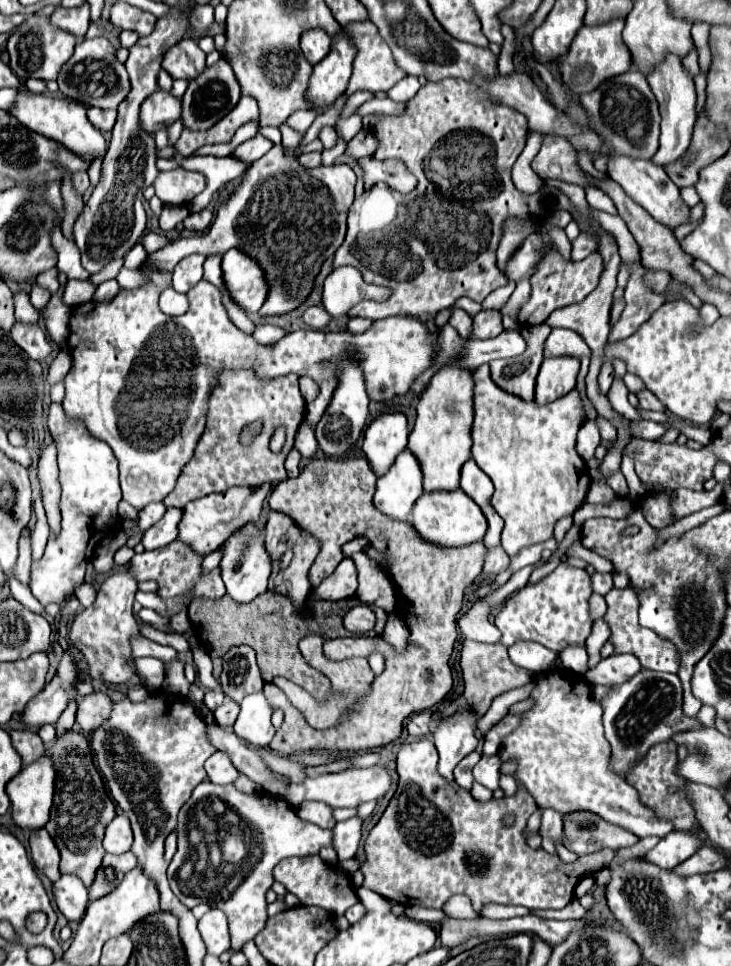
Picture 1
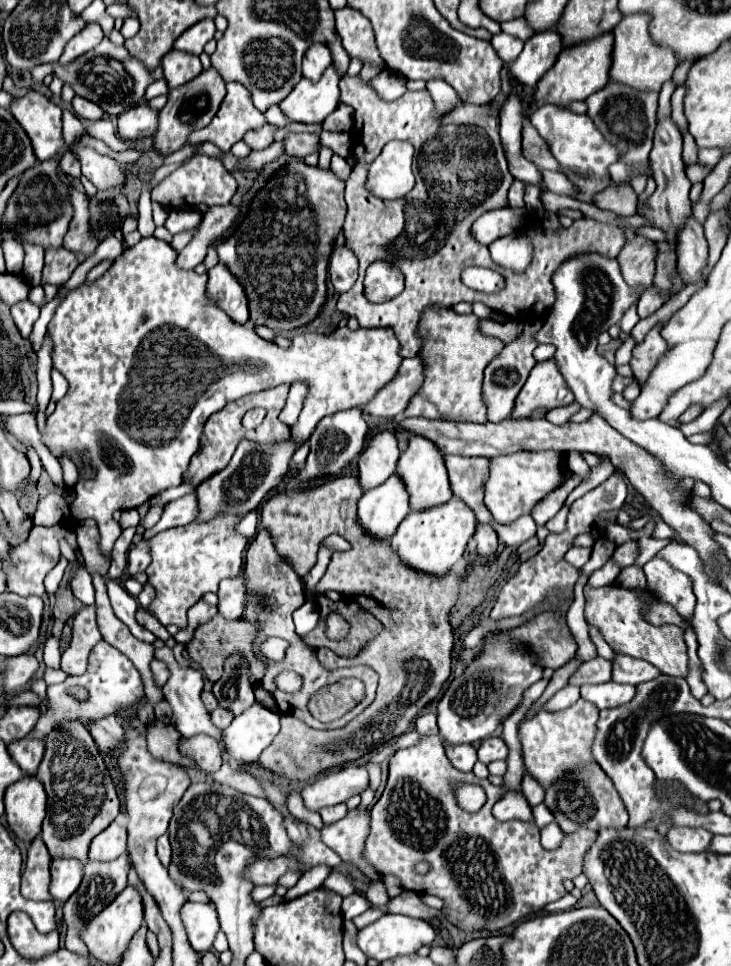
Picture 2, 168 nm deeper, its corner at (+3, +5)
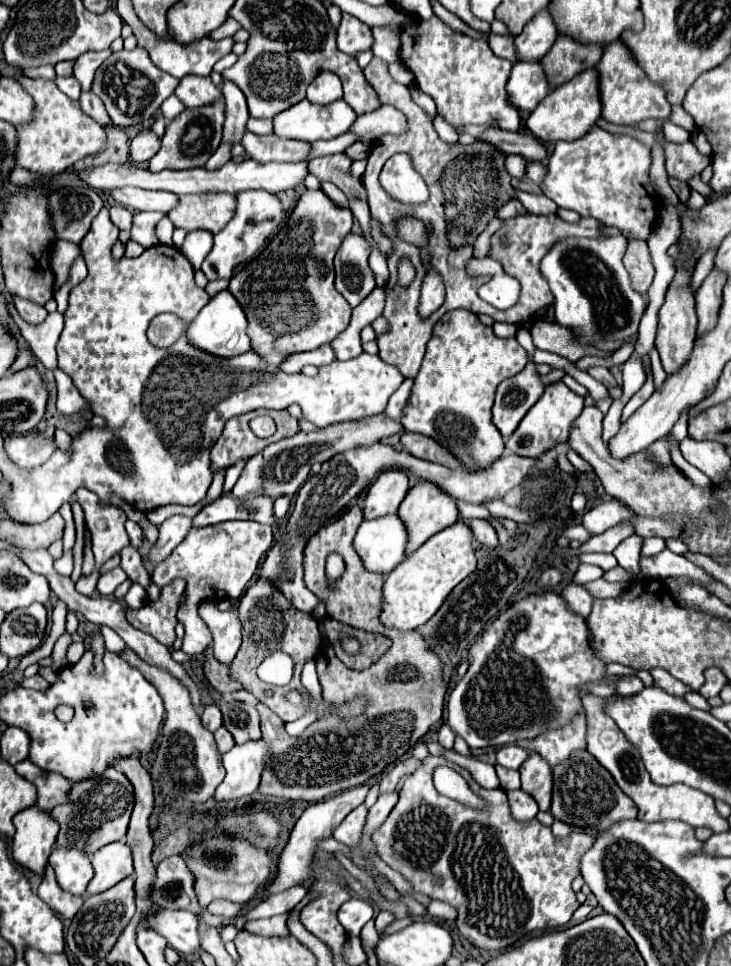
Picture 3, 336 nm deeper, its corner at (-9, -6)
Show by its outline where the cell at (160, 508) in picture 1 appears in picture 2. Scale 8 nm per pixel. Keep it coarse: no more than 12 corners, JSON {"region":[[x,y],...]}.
{"region":[[192,486],[168,488],[150,500],[150,506],[168,504],[188,492]]}

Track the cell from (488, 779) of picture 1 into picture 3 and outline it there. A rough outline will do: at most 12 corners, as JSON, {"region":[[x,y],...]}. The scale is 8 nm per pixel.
{"region":[[518,745],[498,751],[498,763],[508,769],[520,769],[528,751]]}

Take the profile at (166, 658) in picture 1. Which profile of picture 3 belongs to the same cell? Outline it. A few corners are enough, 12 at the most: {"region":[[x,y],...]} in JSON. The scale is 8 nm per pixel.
{"region":[[120,567],[98,579],[98,593],[114,591],[128,575]]}

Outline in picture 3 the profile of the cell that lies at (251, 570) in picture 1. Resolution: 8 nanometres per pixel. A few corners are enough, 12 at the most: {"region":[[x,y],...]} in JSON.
{"region":[[200,603],[212,633],[214,657],[228,665],[238,653],[242,631],[238,611],[214,611]]}

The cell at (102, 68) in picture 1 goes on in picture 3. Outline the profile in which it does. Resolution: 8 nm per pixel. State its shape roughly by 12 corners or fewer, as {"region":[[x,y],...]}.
{"region":[[144,49],[112,53],[92,91],[114,125],[146,123],[178,79]]}

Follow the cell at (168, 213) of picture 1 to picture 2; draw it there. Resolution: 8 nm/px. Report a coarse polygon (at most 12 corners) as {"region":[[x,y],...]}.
{"region":[[196,208],[170,210],[164,226],[172,234],[198,226]]}

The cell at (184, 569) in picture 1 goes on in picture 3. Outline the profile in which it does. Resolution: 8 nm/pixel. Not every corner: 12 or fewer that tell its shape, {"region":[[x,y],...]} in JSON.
{"region":[[256,521],[192,529],[152,571],[186,579],[182,651],[212,635],[200,601],[238,601],[272,529]]}

